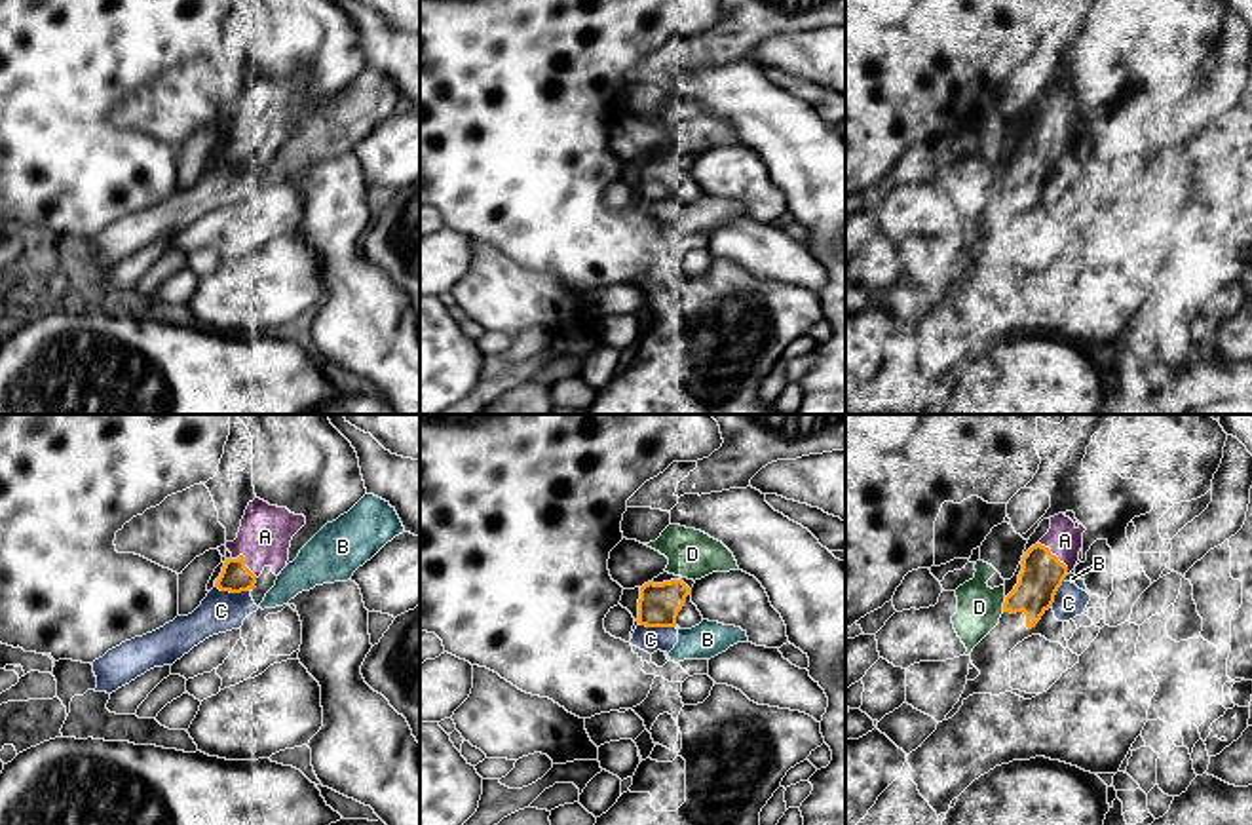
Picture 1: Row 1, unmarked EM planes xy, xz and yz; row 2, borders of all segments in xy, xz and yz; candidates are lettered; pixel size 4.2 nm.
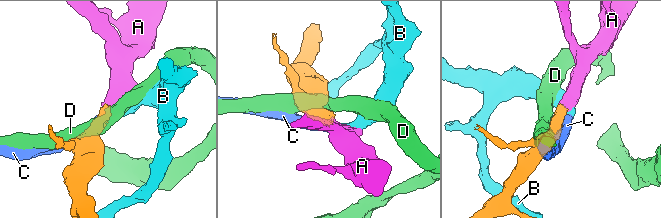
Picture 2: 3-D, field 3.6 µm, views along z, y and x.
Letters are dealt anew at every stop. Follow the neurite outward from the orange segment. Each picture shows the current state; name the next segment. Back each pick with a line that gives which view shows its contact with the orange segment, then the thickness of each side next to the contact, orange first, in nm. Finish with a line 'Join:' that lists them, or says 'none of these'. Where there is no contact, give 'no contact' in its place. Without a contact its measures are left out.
A: meets orange in yz; 180 nm thick on the orange side, 150 nm on the other
Join: A

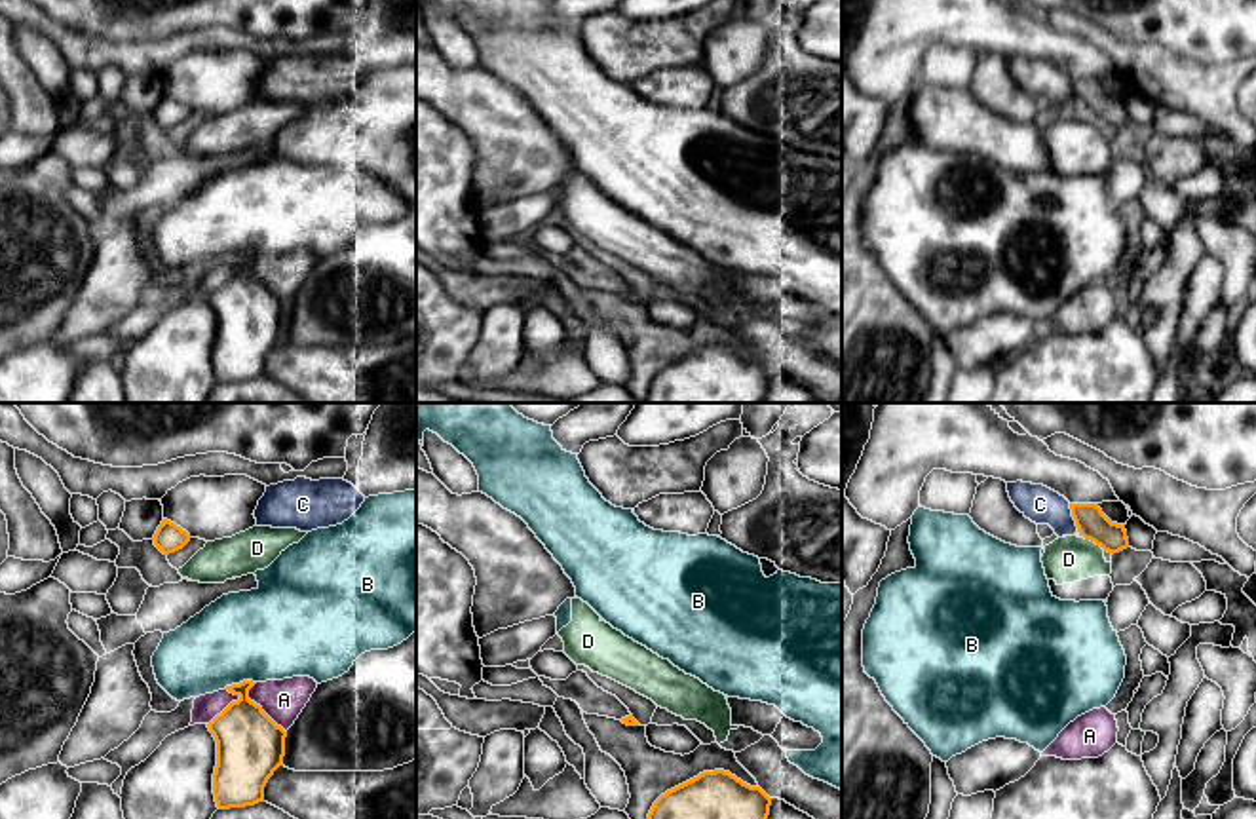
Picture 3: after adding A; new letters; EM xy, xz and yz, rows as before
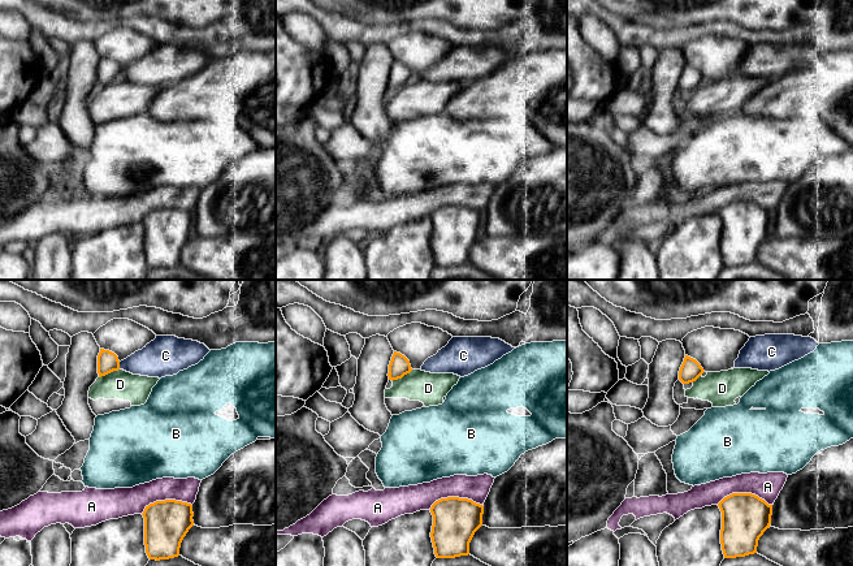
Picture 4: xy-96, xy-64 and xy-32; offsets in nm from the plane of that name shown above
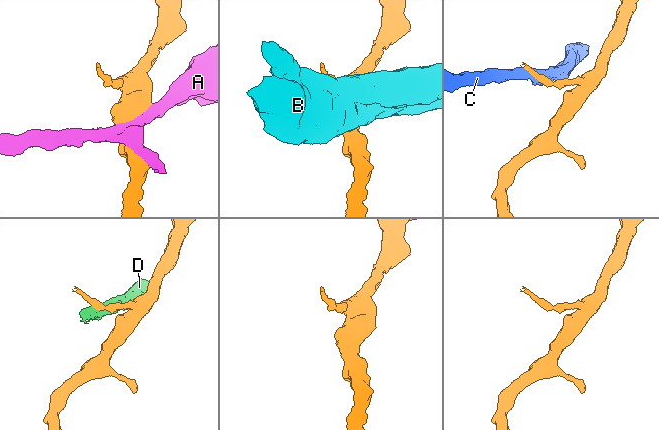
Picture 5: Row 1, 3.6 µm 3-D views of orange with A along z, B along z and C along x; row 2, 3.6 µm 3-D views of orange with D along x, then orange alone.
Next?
Join: none of these

